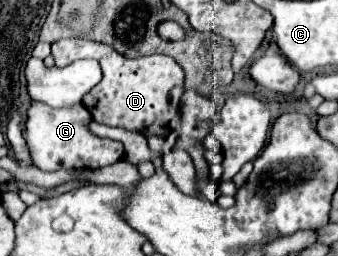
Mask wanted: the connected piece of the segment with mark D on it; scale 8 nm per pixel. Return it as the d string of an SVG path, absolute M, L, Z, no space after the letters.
M65 38L55 42L53 46L55 64L63 66L65 62L75 62L81 58L95 58L101 64L103 80L83 98L83 106L91 112L91 118L105 126L125 128L129 132L143 134L145 138L153 134L149 120L159 120L159 128L167 128L169 122L169 92L179 86L185 78L181 66L163 54L143 56L139 60L127 60L113 48L93 40L81 38Z

